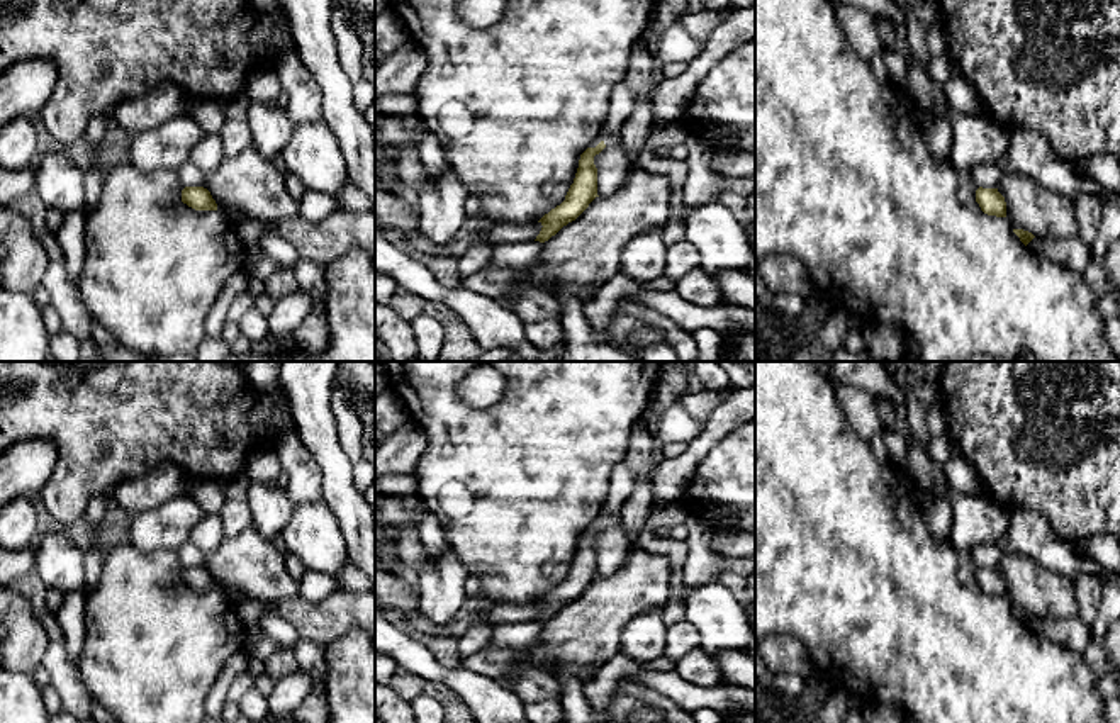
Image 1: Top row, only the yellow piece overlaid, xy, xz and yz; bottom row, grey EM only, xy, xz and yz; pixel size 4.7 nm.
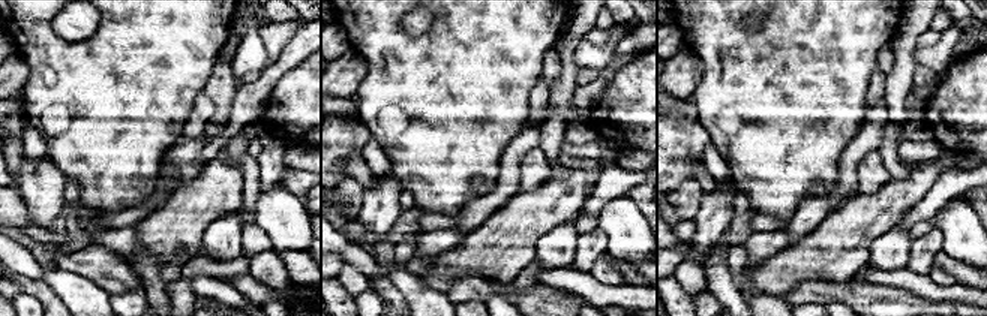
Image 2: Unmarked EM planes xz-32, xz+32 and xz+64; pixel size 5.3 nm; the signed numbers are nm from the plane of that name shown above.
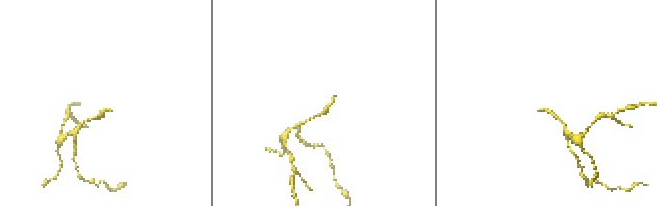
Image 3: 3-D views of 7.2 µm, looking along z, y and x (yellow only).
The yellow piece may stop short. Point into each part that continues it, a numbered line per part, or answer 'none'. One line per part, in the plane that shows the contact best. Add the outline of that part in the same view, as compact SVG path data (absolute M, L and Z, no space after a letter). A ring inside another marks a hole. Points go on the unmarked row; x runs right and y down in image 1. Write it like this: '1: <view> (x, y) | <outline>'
1: xz (610, 520) | M601 513L601 514L589 524L589 528L596 528L601 521L606 524L606 528L609 528L609 526L618 526L618 524L621 524L621 516L619 516L619 513L616 513L616 514L602 514L602 513Z

